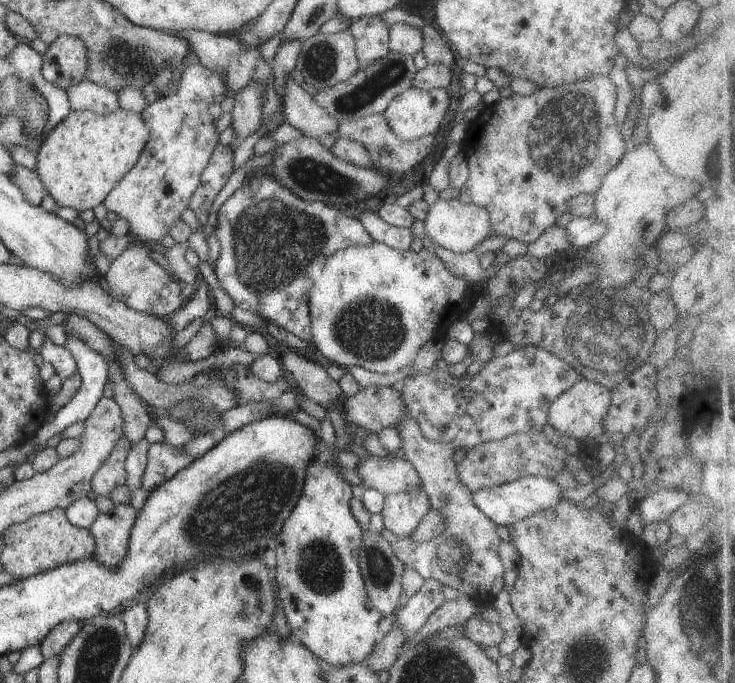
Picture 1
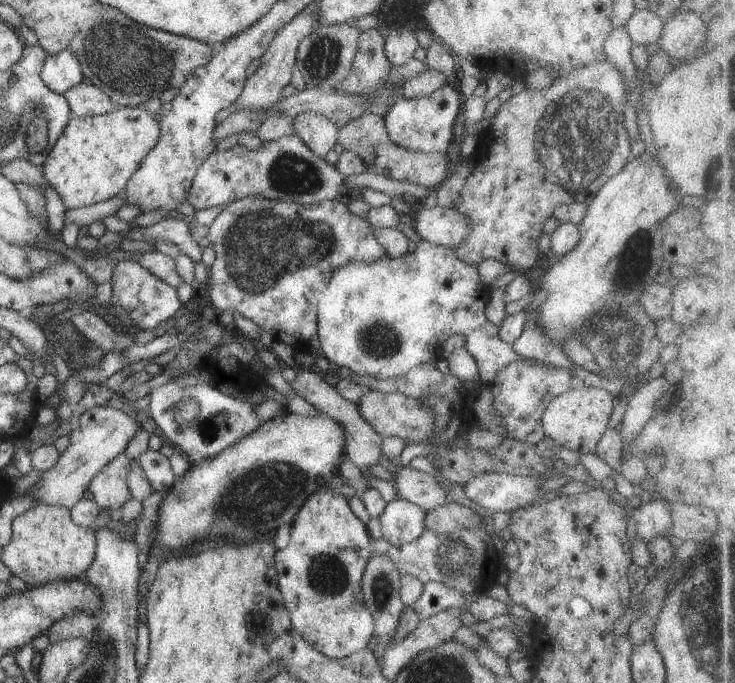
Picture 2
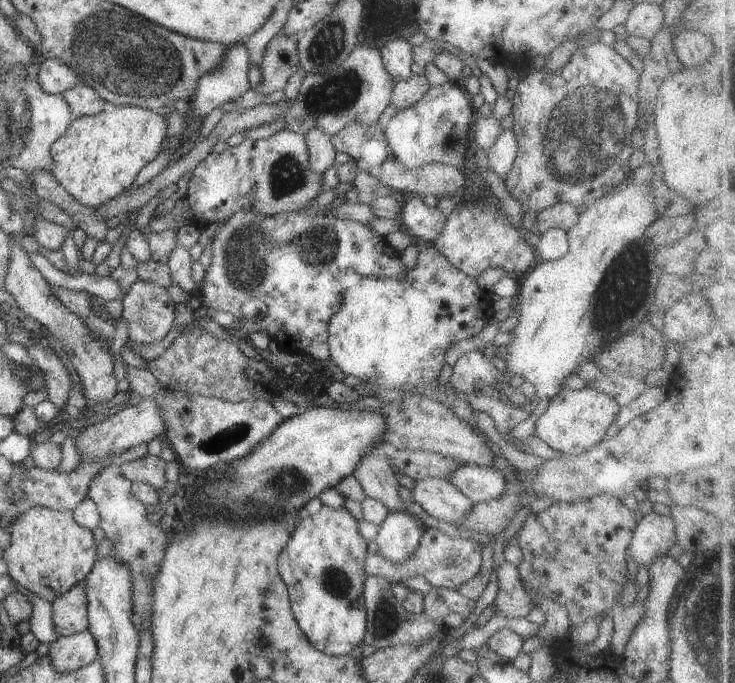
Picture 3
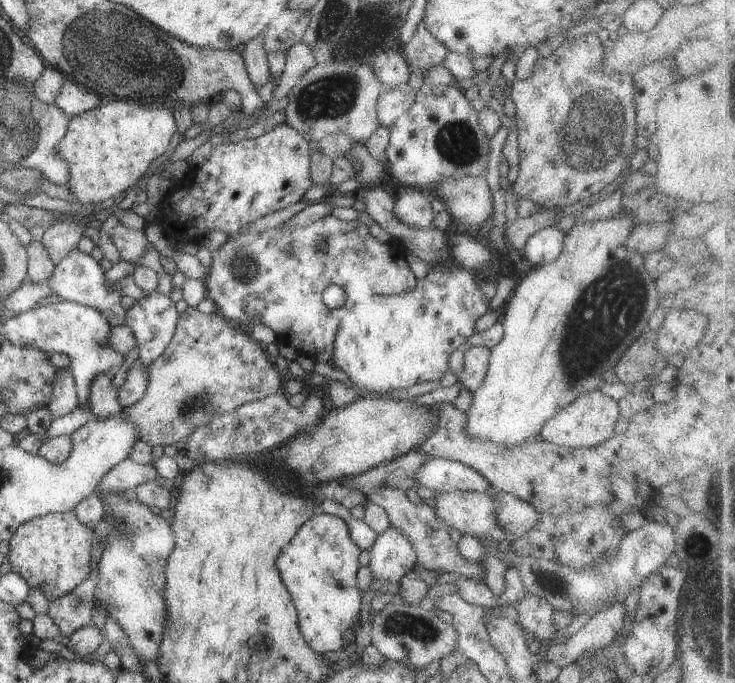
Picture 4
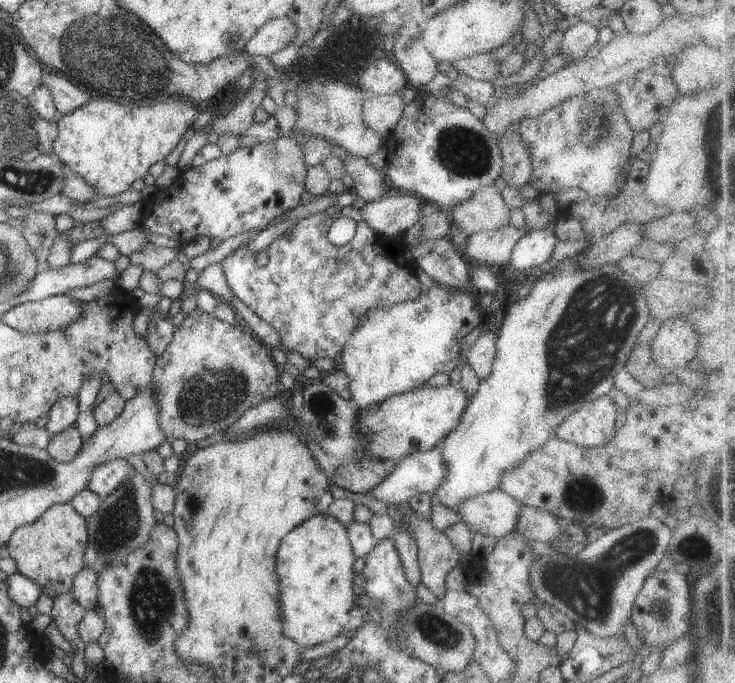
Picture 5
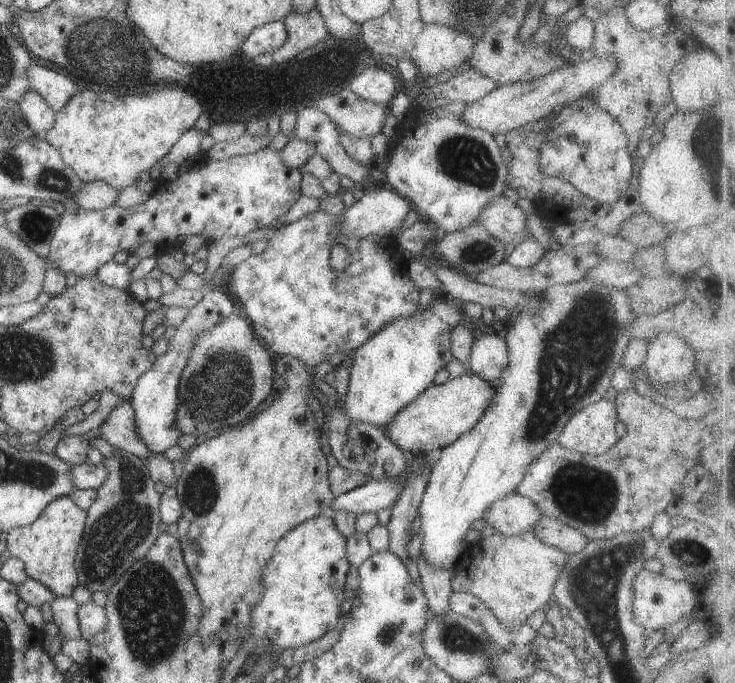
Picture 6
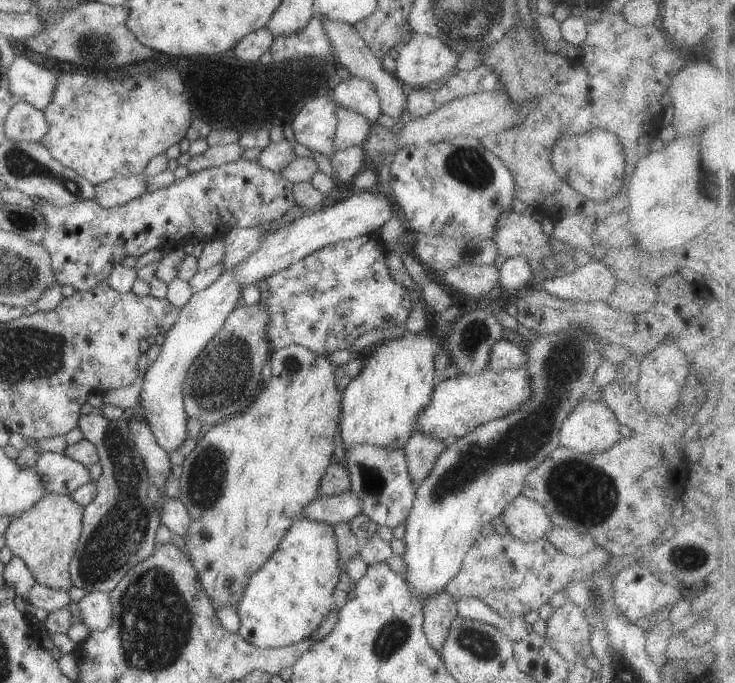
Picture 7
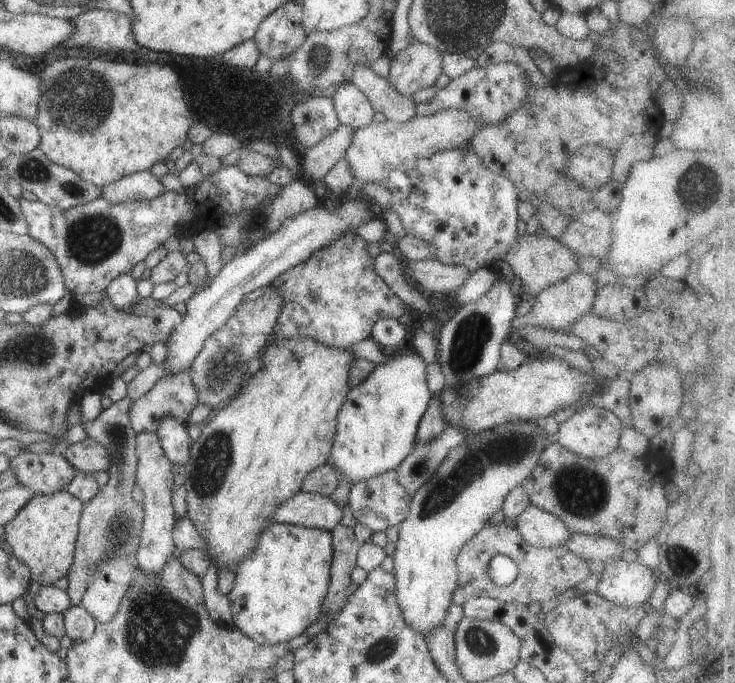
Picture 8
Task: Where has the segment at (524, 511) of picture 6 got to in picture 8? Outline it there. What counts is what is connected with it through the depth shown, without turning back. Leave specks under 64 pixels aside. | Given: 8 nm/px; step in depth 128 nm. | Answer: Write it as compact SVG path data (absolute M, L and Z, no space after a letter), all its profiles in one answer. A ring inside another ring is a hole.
M532 504L515 520L523 540L540 549L565 546L571 538L569 529L560 518Z

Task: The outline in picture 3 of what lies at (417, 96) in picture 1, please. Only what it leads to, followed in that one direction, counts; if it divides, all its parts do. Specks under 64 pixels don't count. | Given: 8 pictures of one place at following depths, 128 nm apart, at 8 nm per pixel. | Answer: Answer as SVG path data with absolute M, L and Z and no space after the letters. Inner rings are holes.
M450 80L440 85L431 85L424 96L408 108L399 110L385 122L384 134L391 154L398 163L408 169L418 169L428 162L453 164L463 168L464 156L473 146L471 127L475 109L470 96L460 85L450 84Z

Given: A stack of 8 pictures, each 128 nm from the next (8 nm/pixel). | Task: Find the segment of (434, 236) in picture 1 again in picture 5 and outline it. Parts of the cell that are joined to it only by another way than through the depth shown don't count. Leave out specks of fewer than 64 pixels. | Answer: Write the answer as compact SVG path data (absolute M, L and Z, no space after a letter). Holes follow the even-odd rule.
M390 192L374 201L368 201L359 211L359 217L378 235L390 239L402 238L419 220L420 202L412 194Z

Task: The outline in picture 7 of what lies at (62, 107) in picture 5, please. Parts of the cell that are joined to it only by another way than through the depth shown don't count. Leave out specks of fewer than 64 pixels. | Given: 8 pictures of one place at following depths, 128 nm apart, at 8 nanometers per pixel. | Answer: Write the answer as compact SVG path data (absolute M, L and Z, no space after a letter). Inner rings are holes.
M17 57L7 69L8 91L18 100L26 101L38 110L44 110L46 104L50 102L51 93L54 89L57 74L52 68L42 68L26 57Z

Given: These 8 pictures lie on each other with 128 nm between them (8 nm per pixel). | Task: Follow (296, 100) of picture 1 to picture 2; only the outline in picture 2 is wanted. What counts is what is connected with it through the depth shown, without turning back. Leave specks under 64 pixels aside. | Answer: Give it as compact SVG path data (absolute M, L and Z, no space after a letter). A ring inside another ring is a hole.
M306 112L294 118L296 134L314 152L315 156L324 159L337 144L339 128L323 115Z

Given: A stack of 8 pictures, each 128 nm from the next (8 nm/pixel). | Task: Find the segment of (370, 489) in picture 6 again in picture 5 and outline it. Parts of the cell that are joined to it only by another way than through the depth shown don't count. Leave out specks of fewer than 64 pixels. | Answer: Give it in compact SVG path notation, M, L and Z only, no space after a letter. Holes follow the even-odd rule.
M437 446L425 452L411 453L398 460L393 472L390 472L383 482L380 482L365 495L384 502L388 507L398 507L403 503L408 503L418 493L432 494L444 476L445 467L441 446Z

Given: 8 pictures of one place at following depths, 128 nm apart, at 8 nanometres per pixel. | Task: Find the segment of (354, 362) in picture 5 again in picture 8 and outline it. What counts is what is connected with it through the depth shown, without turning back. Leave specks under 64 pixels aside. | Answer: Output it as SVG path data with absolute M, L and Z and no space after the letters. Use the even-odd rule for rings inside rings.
M408 345L397 351L388 353L384 365L376 369L356 388L352 388L342 404L337 417L337 434L329 453L329 462L339 480L346 479L354 485L370 478L381 476L387 471L396 469L402 460L408 457L417 442L420 420L426 412L431 400L430 390L426 381L428 364L419 356L416 350Z

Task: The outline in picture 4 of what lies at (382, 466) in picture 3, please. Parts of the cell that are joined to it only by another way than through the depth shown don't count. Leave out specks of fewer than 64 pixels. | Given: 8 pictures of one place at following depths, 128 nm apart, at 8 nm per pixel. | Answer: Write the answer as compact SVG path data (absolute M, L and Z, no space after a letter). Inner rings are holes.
M382 486L376 488L372 492L368 492L366 499L382 506L386 510L392 528L400 530L412 544L418 560L416 565L422 566L426 570L434 570L440 574L443 572L456 572L465 575L473 575L476 581L483 581L485 573L482 564L478 562L468 562L462 558L462 554L458 552L457 542L452 540L449 532L449 526L436 516L436 512L431 506L422 504L414 504L408 499L407 491L398 488L390 488L390 486Z

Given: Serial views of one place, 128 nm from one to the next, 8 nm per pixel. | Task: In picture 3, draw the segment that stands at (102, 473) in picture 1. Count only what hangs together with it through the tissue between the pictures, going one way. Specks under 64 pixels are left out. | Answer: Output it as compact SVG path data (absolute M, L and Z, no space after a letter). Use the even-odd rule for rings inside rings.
M117 461L110 462L106 468L100 470L100 474L90 482L88 488L90 497L100 511L99 527L104 530L106 538L114 542L110 556L128 566L130 578L132 578L132 624L138 628L138 633L151 630L152 626L152 602L154 602L154 580L160 572L164 554L168 548L166 532L160 528L161 522L152 523L146 516L146 505L142 504L131 489L131 482L120 472L120 464Z

